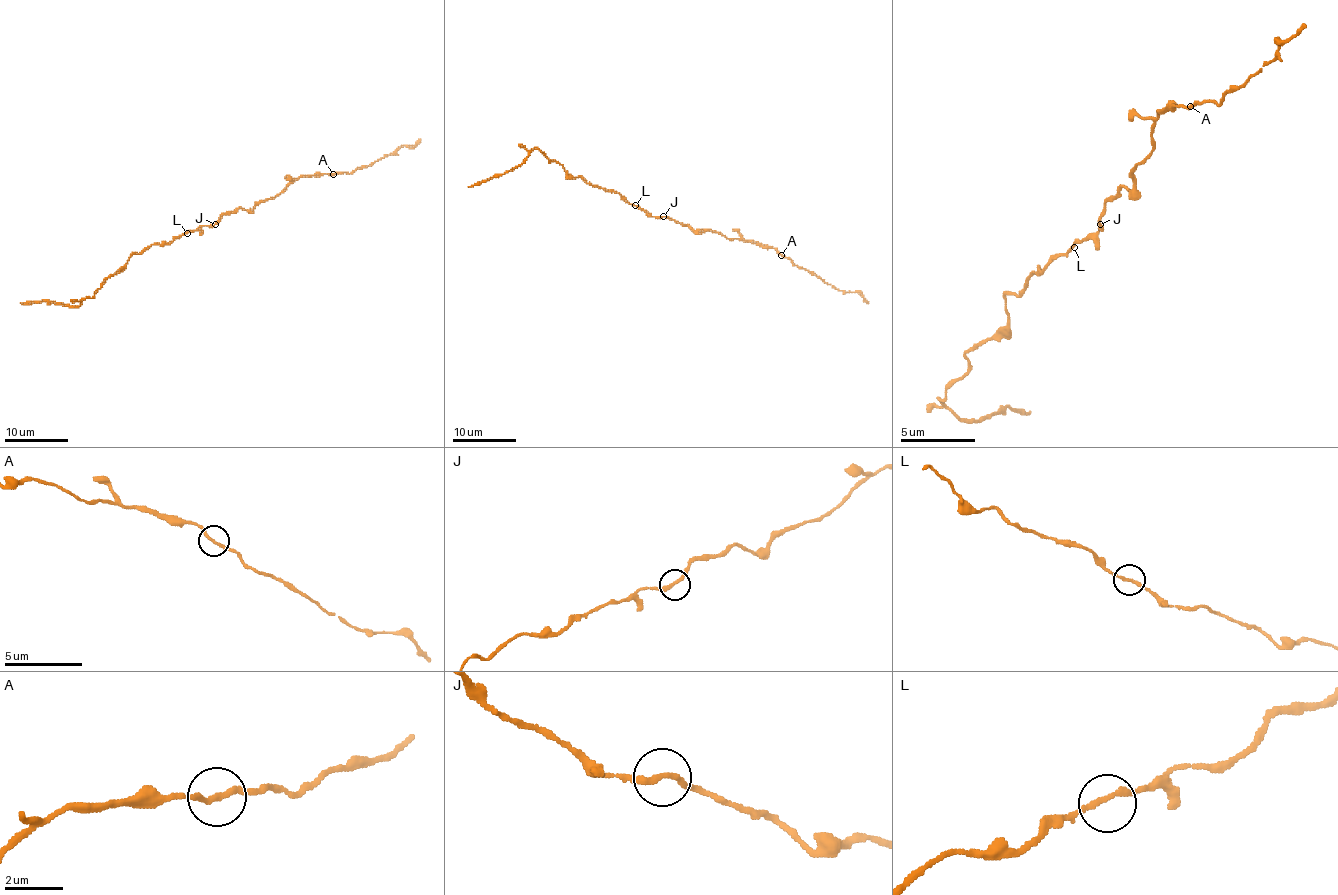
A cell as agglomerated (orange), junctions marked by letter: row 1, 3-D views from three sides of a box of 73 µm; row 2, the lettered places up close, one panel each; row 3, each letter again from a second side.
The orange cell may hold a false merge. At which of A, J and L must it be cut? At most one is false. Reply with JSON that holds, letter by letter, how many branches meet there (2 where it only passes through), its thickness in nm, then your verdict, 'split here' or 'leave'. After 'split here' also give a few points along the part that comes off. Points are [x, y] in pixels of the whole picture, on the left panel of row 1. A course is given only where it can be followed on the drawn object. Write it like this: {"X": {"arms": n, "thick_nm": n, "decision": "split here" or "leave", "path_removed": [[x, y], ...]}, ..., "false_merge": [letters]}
{"A": {"arms": 2, "thick_nm": 190, "decision": "leave"}, "J": {"arms": 2, "thick_nm": 200, "decision": "leave"}, "L": {"arms": 2, "thick_nm": 190, "decision": "leave"}, "false_merge": []}

